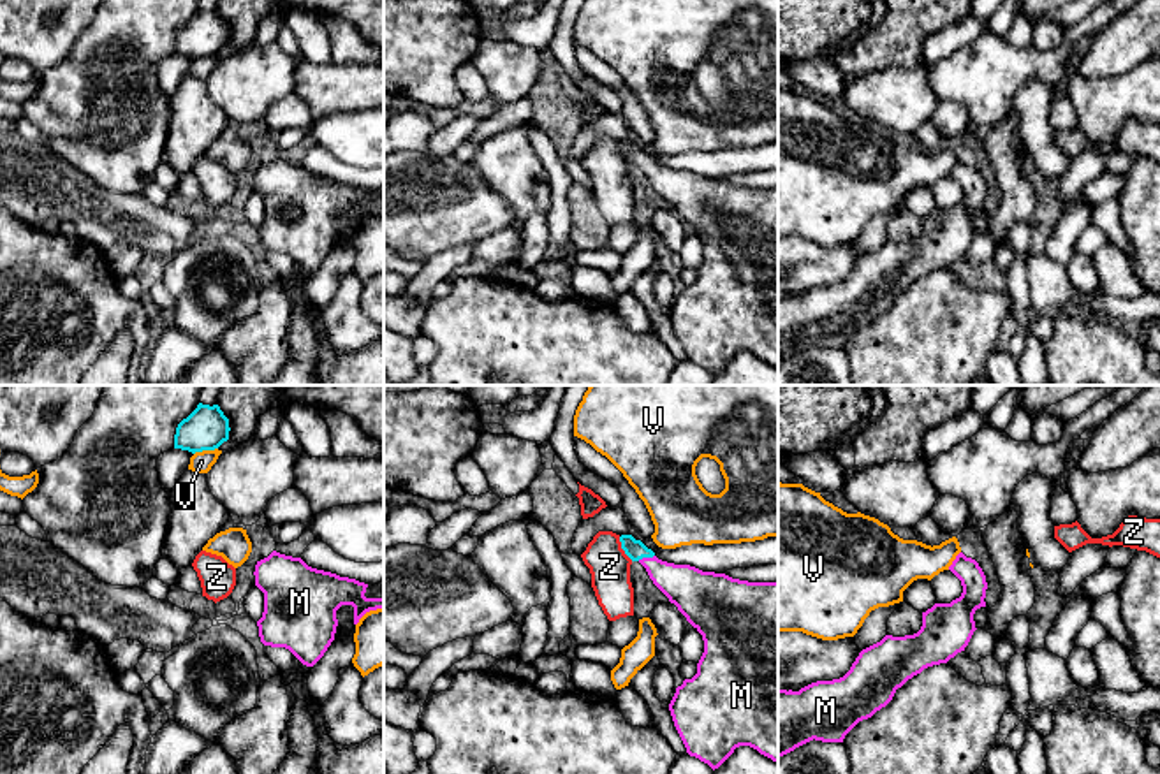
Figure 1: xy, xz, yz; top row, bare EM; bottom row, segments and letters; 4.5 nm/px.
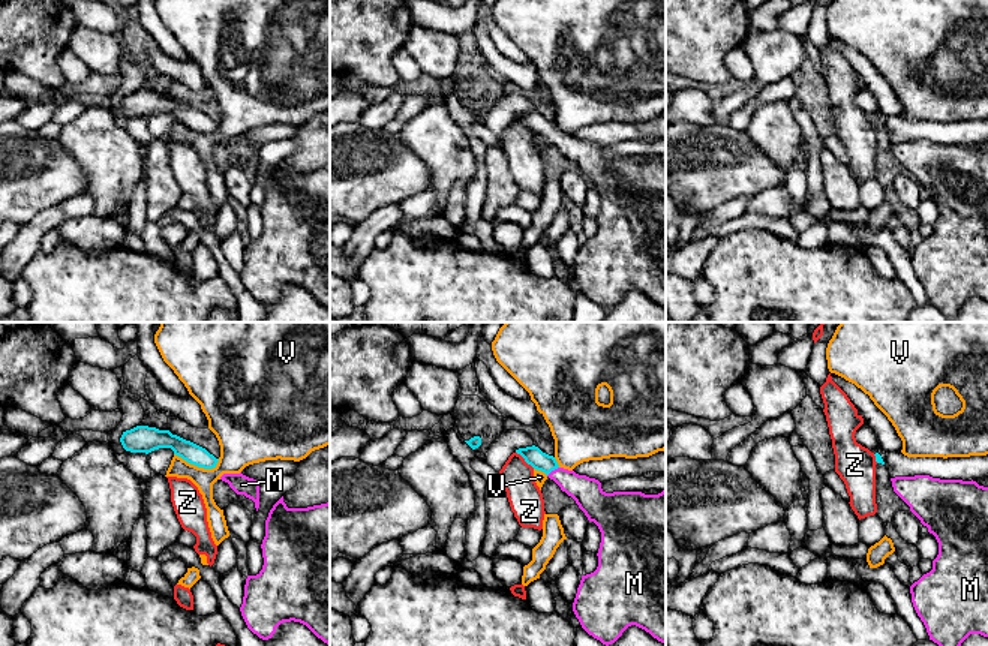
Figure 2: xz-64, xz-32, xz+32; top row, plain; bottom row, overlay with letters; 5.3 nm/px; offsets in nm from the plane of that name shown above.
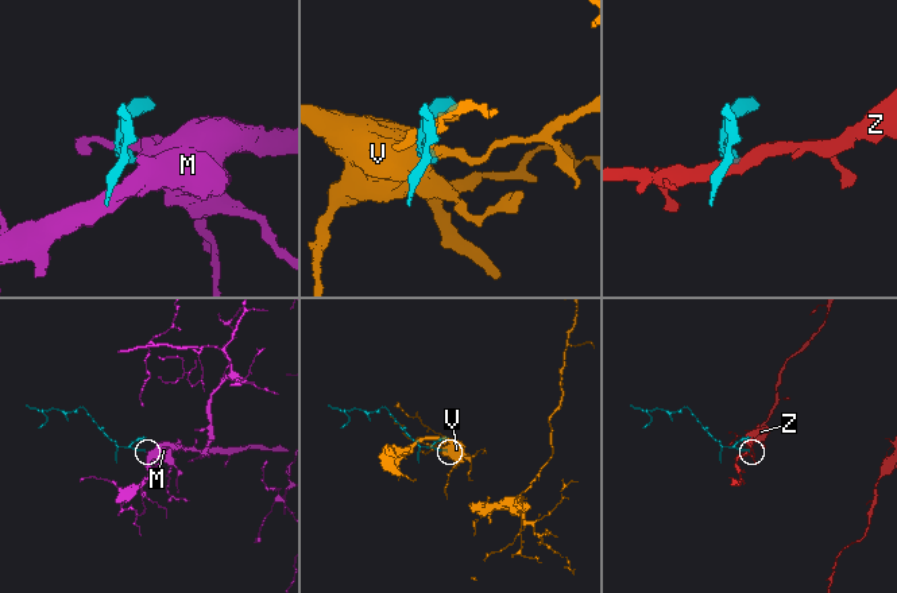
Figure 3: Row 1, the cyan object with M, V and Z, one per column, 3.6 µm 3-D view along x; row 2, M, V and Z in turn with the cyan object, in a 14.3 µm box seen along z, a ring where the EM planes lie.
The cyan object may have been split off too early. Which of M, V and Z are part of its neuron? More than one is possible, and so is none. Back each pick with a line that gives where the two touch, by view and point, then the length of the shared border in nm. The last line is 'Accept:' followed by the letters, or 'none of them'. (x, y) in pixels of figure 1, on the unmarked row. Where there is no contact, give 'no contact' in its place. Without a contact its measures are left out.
M: meets cyan in xz at (645, 162); contact 80 nm long
Accept: M

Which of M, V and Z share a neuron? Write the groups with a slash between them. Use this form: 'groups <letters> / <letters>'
groups M / V / Z

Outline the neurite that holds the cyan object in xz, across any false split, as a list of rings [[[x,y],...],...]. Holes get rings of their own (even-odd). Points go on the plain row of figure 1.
[[[621,141],[620,148],[704,246],[697,280],[676,294],[669,310],[686,359],[713,376],[739,352],[778,368],[778,188],[748,188],[667,169],[632,141]]]

